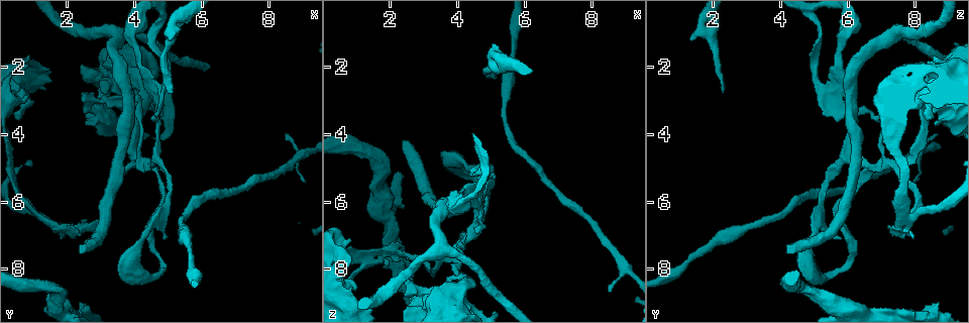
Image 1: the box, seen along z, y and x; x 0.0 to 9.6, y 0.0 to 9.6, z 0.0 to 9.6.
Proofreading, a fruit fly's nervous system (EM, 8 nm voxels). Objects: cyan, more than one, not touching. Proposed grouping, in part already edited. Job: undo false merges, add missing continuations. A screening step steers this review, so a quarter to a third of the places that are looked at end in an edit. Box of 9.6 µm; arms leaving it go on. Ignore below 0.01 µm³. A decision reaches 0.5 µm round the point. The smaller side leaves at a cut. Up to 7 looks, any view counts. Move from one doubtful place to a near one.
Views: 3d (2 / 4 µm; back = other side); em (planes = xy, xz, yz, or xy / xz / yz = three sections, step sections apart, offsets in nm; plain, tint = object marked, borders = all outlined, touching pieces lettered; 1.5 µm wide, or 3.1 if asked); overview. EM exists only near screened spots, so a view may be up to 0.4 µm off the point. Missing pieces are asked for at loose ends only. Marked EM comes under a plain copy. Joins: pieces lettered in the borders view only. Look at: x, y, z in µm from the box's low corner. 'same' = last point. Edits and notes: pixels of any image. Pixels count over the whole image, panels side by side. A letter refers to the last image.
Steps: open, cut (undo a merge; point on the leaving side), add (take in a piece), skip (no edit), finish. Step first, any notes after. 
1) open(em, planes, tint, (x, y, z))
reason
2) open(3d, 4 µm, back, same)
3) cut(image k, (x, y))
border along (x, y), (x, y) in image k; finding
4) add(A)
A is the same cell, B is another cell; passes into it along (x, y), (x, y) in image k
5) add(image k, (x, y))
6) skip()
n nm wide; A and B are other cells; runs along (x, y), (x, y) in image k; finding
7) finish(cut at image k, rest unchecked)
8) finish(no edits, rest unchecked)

open(em, xy, step 8, borders, (2.35, 7.55, 4.20))
branch stops here

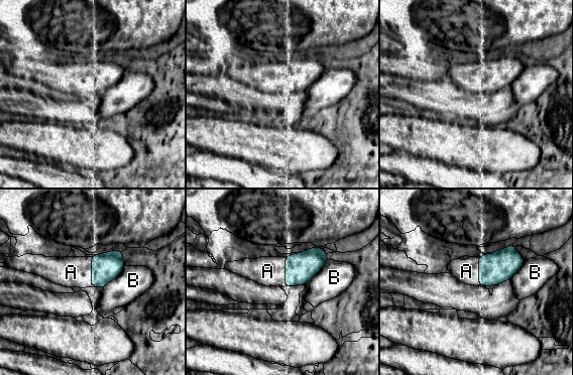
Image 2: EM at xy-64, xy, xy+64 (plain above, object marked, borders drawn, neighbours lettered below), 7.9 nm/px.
add(A)
A is the same cell, B is another cell; it goes on there

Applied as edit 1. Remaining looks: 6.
open(overview)

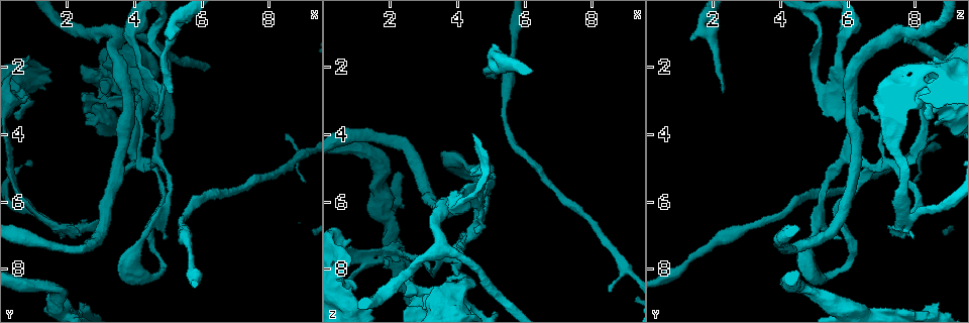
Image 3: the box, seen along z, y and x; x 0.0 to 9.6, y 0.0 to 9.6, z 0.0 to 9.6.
open(em, xz, step 8, tint, (4.65, 3.40, 6.15))
side arm on a straight run

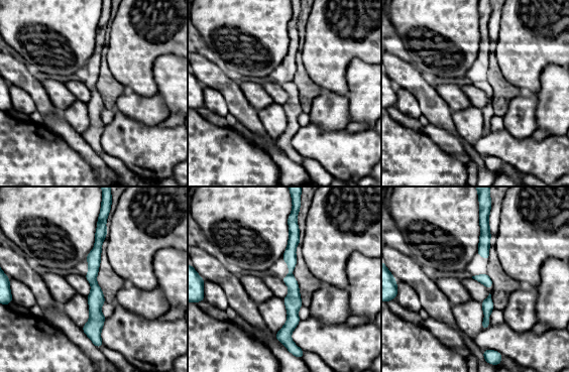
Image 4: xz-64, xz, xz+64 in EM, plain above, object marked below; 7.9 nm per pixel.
open(em, planes, tint, same)
another direction

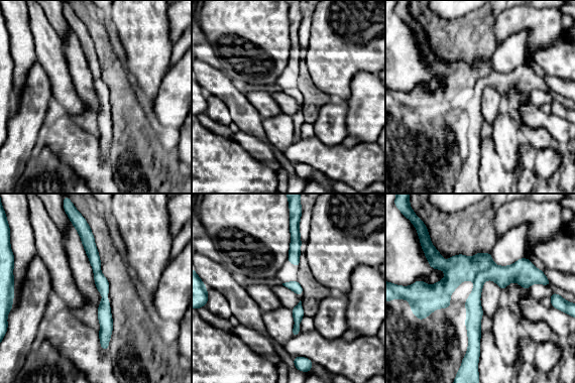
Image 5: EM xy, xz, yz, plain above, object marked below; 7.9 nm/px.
open(em, planes, borders, same)
what lies round it

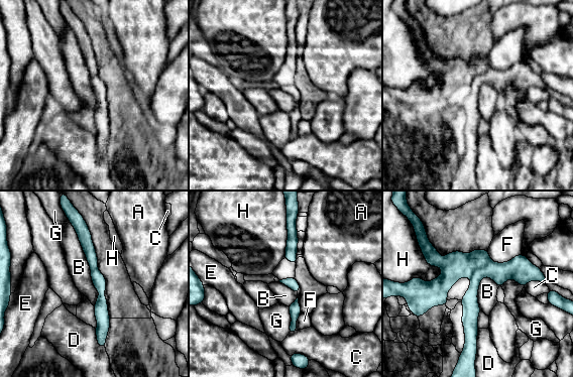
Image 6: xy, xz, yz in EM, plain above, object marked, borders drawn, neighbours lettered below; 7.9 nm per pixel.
skip()
A, B, C, D, E, F, G and H are other cells; border along (69, 222), (100, 293), (94, 306) in image 6; continuous, no second neuron

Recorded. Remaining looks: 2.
open(3d, 2 µm, (5.00, 1.25, 1.30))
branch stops here

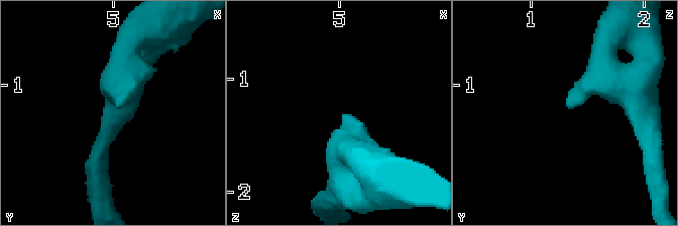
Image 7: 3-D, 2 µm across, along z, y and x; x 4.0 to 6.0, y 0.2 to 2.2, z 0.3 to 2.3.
open(em, planes, borders, (5.06, 1.18, 1.32))

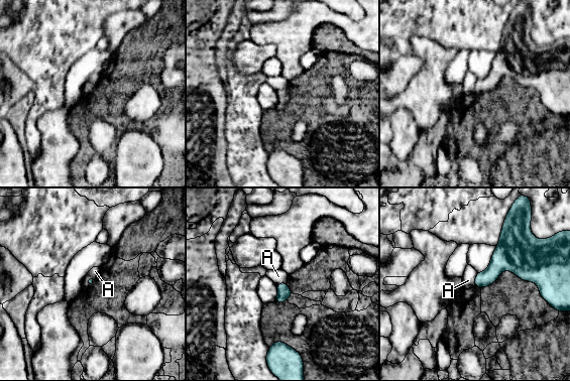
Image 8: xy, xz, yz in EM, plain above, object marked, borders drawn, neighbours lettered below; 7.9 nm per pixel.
skip()
A touches over 110 nm; A is another cell; border along (477, 273), (474, 285) in image 8; no lettered piece goes on from it

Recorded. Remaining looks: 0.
finish(add at image 2, rest unchecked)

